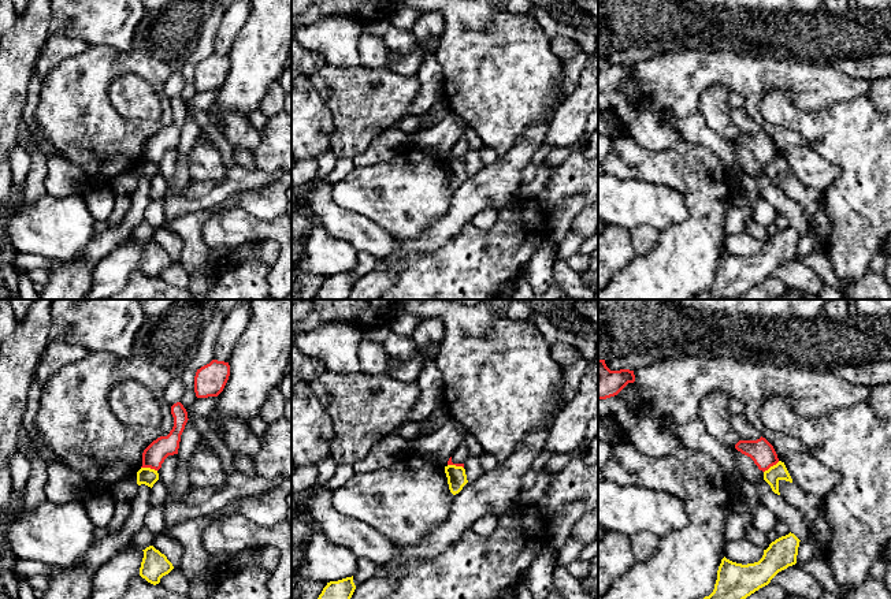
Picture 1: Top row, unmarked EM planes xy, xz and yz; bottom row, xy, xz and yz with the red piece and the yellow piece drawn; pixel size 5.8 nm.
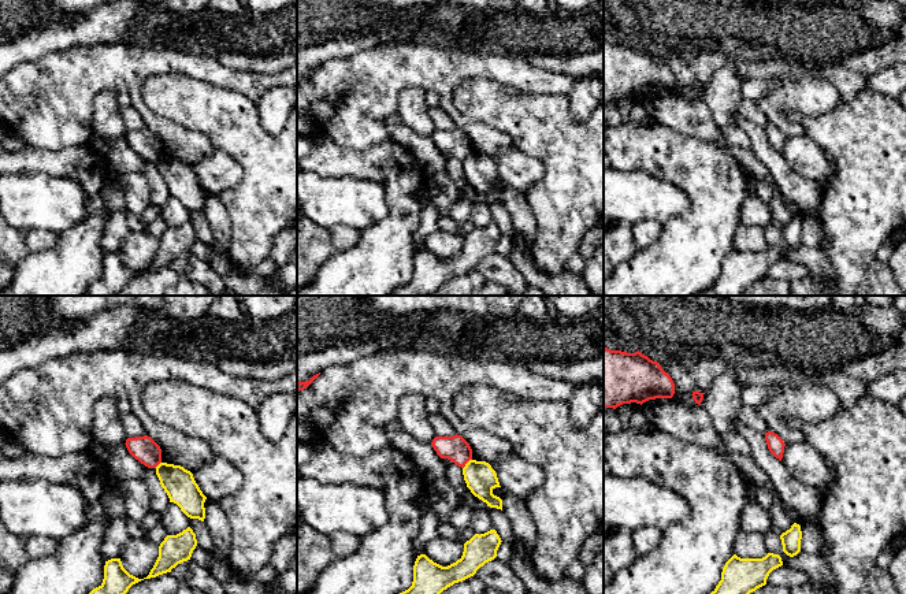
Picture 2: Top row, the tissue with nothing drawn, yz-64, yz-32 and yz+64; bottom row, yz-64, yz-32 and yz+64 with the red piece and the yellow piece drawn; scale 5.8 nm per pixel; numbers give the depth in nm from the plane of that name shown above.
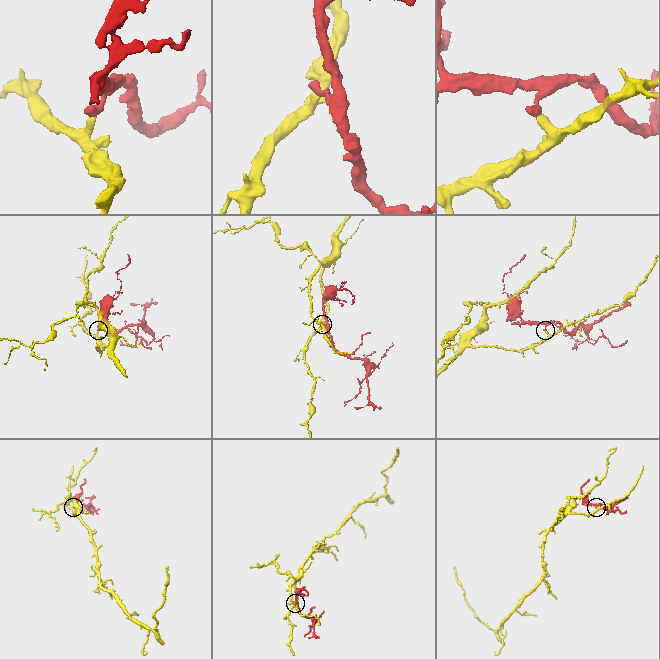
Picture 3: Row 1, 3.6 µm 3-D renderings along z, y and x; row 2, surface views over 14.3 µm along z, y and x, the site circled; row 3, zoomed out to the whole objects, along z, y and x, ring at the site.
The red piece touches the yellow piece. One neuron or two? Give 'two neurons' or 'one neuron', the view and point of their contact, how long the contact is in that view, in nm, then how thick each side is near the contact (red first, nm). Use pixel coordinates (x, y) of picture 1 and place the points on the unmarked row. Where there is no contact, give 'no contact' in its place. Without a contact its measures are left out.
two neurons | xy (149, 160) | 100 nm | 140/100 nm

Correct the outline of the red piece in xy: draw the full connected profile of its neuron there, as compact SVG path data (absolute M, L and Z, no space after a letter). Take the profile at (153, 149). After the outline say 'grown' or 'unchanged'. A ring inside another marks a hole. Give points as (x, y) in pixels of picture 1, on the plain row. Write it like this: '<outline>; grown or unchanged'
M181 96L171 100L174 120L167 130L153 134L142 146L142 160L159 164L168 149L178 148L181 129L188 116L188 105Z; unchanged

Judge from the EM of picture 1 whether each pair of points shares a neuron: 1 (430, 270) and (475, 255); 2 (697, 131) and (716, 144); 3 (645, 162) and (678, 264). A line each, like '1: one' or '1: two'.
1: one
2: one
3: one

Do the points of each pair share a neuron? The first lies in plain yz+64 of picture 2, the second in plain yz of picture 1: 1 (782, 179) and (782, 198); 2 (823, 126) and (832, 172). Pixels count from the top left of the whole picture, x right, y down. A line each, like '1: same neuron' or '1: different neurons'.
1: different neurons
2: different neurons

